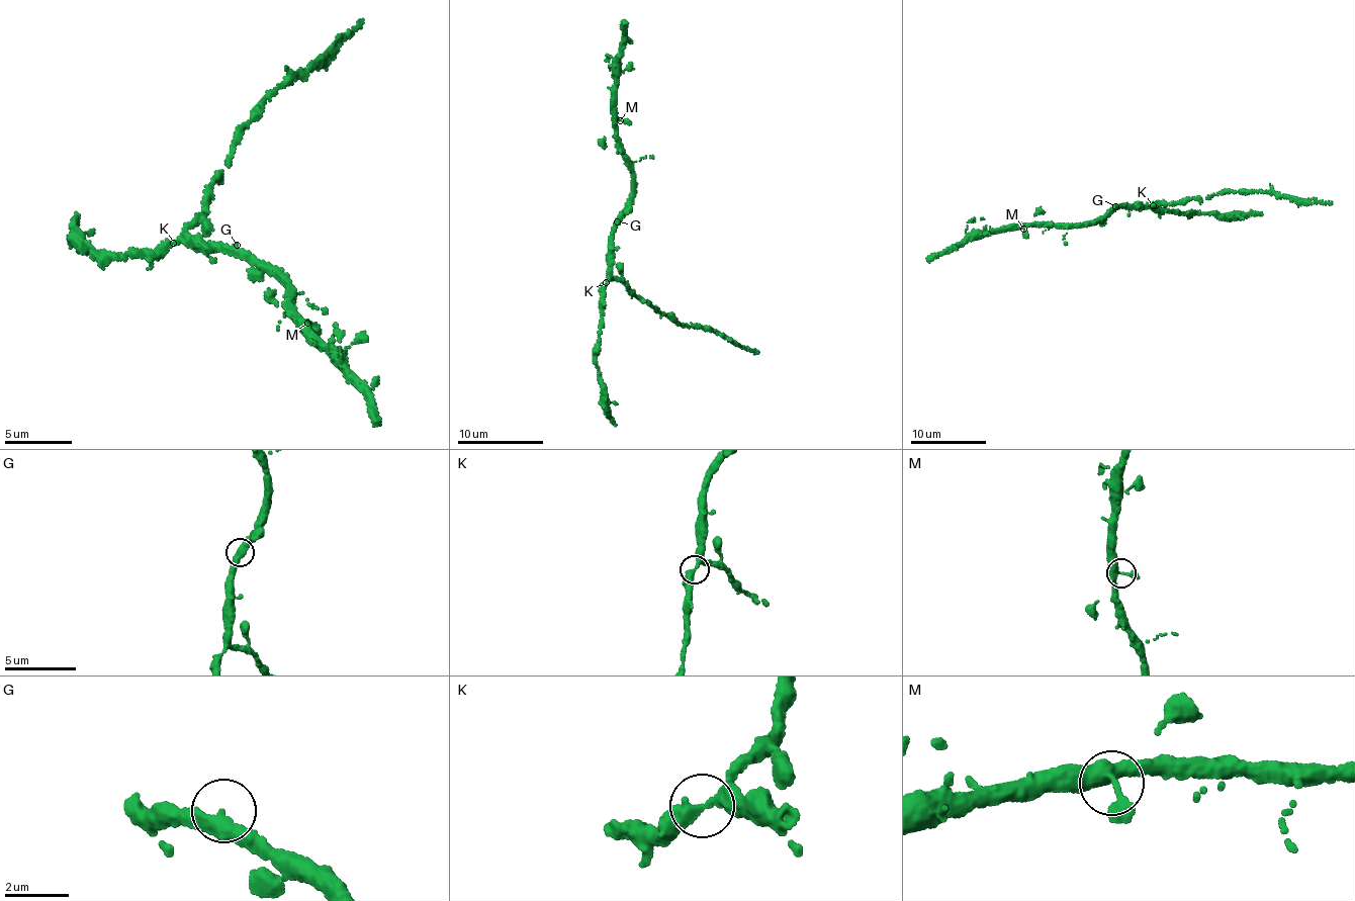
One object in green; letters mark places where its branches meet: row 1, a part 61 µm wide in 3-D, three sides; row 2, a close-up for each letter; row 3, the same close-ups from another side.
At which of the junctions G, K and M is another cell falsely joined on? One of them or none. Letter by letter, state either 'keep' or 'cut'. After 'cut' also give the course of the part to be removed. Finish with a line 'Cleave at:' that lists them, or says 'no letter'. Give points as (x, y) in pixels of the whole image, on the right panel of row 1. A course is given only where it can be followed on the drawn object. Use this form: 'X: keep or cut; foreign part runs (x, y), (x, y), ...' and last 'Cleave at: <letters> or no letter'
G: keep
K: keep
M: keep
Cleave at: no letter

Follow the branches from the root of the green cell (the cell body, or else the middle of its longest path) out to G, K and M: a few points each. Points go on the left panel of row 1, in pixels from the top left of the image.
G: (202, 250), (223, 251), (237, 245)
K: (202, 250), (187, 236), (174, 243)
M: (202, 250), (204, 253), (220, 249), (276, 274), (296, 293), (291, 302), (298, 322), (307, 323)

